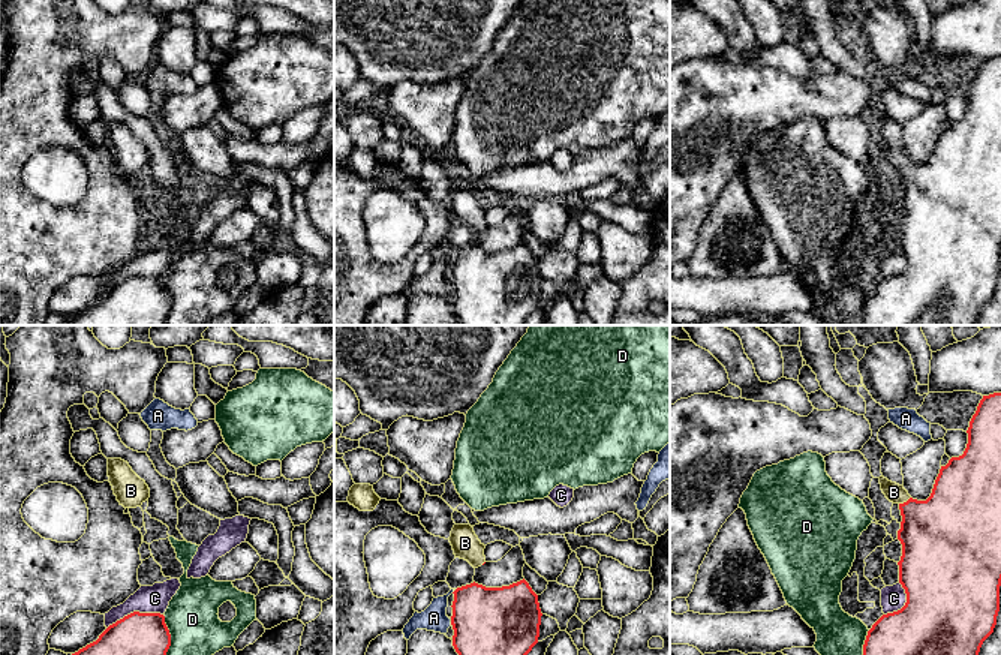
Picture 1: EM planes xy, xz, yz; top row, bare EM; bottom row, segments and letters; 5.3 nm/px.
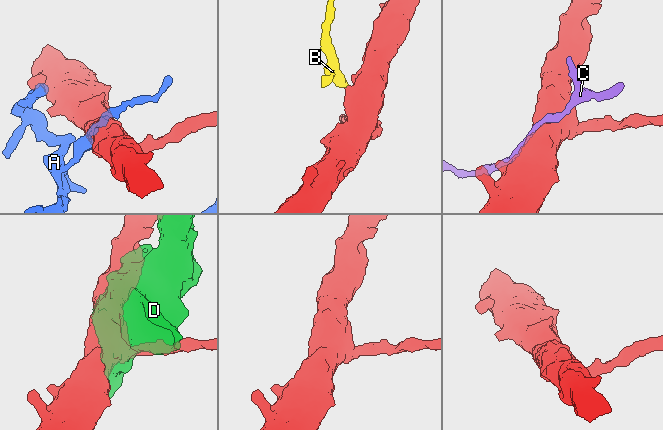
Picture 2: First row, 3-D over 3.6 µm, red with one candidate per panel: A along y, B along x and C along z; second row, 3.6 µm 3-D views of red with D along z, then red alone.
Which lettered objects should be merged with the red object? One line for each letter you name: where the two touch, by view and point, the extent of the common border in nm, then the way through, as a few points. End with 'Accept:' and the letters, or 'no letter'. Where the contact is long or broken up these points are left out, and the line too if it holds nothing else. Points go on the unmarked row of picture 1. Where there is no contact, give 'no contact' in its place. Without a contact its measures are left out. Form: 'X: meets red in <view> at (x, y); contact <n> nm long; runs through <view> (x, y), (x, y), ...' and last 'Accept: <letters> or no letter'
B: meets red in yz at (904, 167); contact 80 nm long; runs through yz (937, 200), (904, 167), (893, 156)
Accept: B

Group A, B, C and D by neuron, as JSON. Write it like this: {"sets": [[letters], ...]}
{"sets": [["A"], ["B"], ["C"], ["D"]]}

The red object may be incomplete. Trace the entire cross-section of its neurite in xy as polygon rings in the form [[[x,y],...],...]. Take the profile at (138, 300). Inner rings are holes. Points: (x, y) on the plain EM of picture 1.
[[[133,276],[109,289],[96,306],[72,318],[70,325],[165,325],[171,298],[160,277]]]

